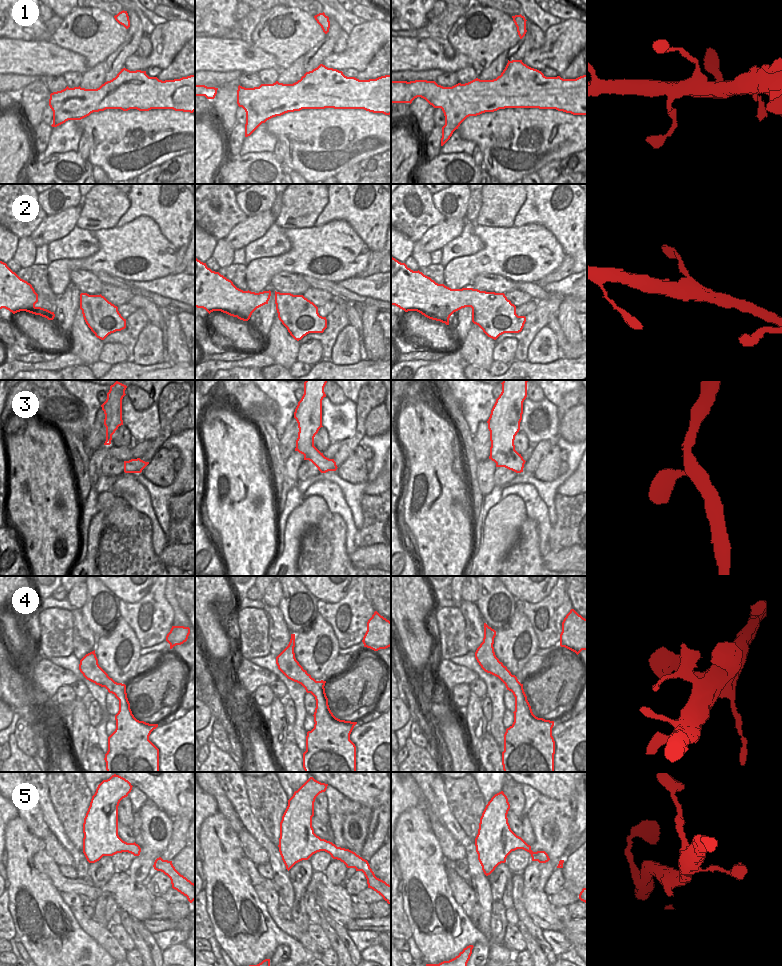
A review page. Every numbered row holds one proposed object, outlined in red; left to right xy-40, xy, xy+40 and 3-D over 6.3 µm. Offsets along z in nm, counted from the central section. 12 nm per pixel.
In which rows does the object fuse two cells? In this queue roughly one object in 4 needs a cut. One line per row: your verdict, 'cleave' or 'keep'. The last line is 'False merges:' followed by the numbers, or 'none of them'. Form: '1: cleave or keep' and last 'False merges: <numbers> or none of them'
1: keep
2: keep
3: keep
4: keep
5: keep
False merges: none of them

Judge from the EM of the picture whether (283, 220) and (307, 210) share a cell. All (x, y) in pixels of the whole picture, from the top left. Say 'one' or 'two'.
one

